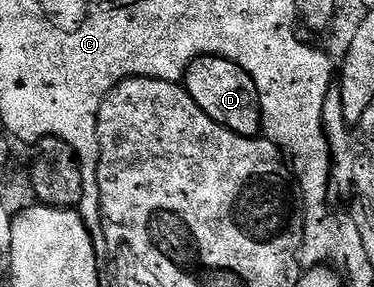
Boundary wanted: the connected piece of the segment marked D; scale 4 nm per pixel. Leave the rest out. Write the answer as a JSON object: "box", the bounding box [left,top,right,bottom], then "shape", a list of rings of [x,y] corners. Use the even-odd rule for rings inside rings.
{"box":[183,58,262,137],"shape":[[[195,58],[191,67],[185,72],[183,84],[185,90],[191,95],[191,99],[195,99],[195,103],[199,103],[199,107],[203,107],[203,111],[207,111],[207,115],[215,119],[215,123],[244,137],[256,137],[262,132],[259,91],[251,75],[247,75],[247,71],[243,71],[243,67],[239,67],[231,59]]]}

